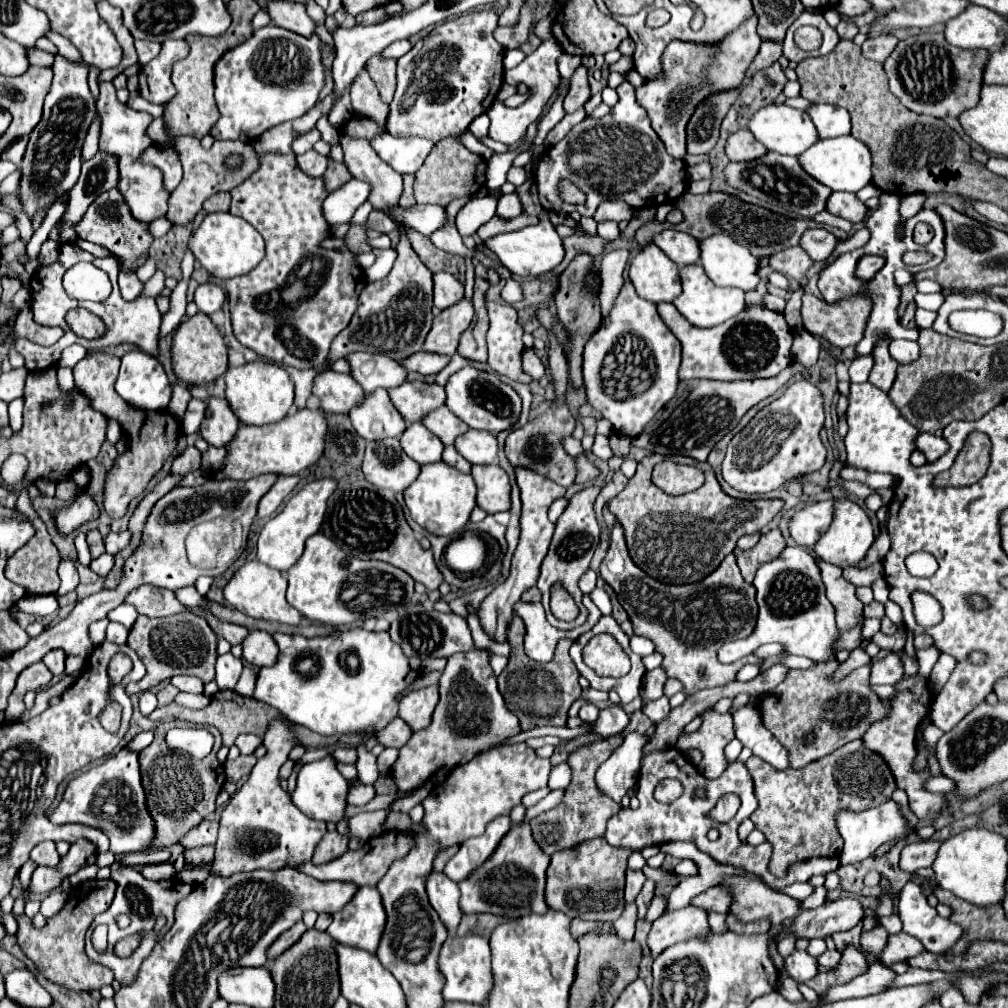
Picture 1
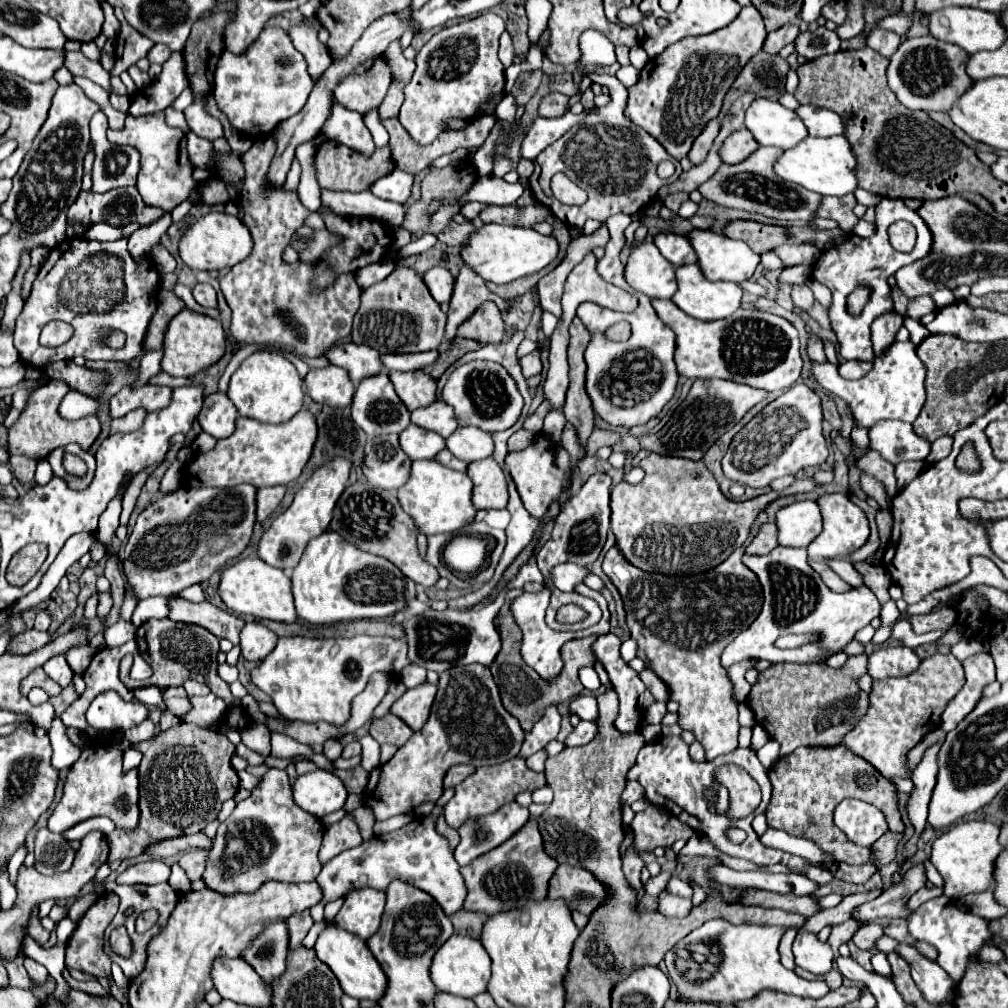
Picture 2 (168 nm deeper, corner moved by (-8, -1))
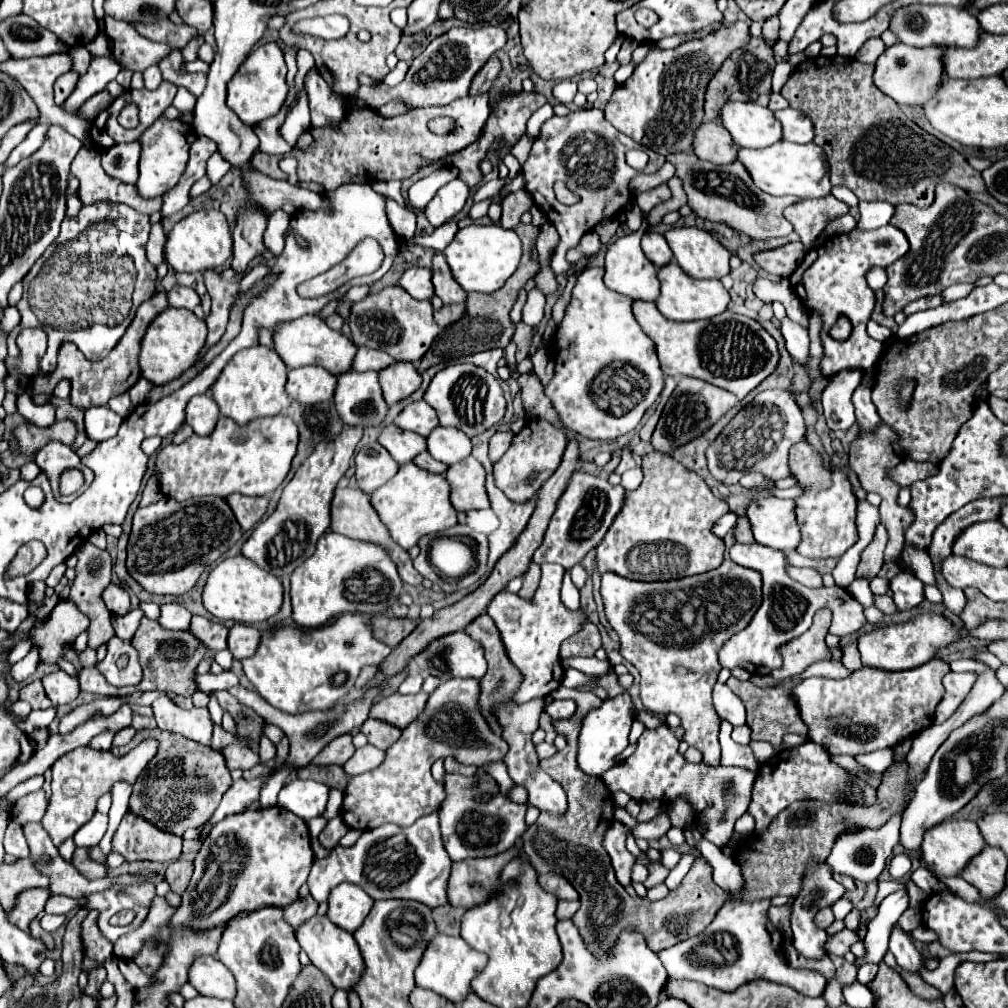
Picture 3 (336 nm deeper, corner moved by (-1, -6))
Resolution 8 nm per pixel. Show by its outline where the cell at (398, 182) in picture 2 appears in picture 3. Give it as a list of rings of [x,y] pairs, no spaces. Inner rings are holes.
[[[385,198],[385,210],[387,210],[387,218],[389,218],[393,230],[397,232],[397,236],[401,236],[403,240],[411,238],[415,232],[415,214],[407,208],[401,208],[391,198]]]

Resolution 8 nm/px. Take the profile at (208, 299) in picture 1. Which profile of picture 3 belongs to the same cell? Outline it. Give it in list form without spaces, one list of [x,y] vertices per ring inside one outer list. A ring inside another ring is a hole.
[[[179,284],[173,290],[167,292],[167,298],[169,298],[169,304],[173,308],[185,308],[185,310],[193,310],[201,302],[193,288],[185,288],[185,286],[179,286]]]

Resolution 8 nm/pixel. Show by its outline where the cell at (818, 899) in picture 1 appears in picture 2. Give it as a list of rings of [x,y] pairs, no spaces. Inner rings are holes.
[[[710,919],[690,935],[686,935],[682,941],[678,941],[668,953],[666,953],[666,967],[670,973],[672,983],[678,987],[682,999],[690,1001],[716,1001],[716,1003],[728,1003],[734,1005],[736,1001],[746,1001],[758,995],[762,989],[776,989],[782,993],[792,993],[800,997],[824,997],[830,989],[824,981],[806,981],[798,977],[794,971],[788,971],[780,963],[778,943],[784,935],[784,927],[768,927],[768,925],[732,925],[724,919]]]

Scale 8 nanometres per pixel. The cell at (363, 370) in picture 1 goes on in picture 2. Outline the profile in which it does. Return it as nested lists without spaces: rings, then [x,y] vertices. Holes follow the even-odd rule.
[[[342,341],[332,345],[324,357],[338,367],[344,367],[350,373],[350,379],[354,383],[362,381],[364,377],[372,377],[376,373],[386,371],[380,363],[380,353],[370,349],[368,345],[356,345],[352,341]]]

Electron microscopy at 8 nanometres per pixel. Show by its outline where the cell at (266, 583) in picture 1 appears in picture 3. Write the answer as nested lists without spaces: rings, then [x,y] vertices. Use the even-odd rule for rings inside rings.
[[[245,556],[227,558],[221,564],[217,564],[207,578],[205,590],[203,590],[203,604],[205,608],[219,620],[235,620],[243,624],[257,624],[267,622],[273,618],[283,602],[283,586],[279,578],[259,568],[253,560]]]

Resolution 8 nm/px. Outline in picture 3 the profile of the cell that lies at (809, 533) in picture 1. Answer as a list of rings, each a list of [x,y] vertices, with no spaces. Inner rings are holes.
[[[759,498],[749,504],[747,518],[759,544],[775,550],[795,550],[801,542],[801,530],[795,518],[795,502],[779,498]]]

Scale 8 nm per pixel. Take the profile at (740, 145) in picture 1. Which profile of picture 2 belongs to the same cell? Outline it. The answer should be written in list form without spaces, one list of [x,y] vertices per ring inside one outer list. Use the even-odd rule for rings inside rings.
[[[738,129],[738,131],[730,133],[730,135],[724,139],[718,155],[720,155],[720,159],[722,159],[724,163],[734,165],[734,163],[744,161],[744,159],[746,159],[748,155],[752,155],[756,149],[758,149],[758,143],[754,141],[752,133],[750,133],[748,129]]]

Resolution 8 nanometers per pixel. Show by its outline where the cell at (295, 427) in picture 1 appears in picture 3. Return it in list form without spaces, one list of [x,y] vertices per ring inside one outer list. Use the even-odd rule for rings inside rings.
[[[281,414],[261,418],[239,426],[231,418],[219,416],[217,428],[209,436],[193,434],[183,444],[169,444],[159,450],[155,472],[159,474],[161,492],[175,500],[197,496],[229,496],[233,492],[245,496],[269,496],[285,480],[299,442],[295,422]]]

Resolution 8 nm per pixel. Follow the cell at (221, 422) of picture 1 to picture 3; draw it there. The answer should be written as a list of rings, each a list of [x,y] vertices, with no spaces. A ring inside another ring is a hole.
[[[211,394],[195,396],[187,404],[187,418],[185,422],[193,428],[199,436],[209,436],[219,420],[219,406]]]

